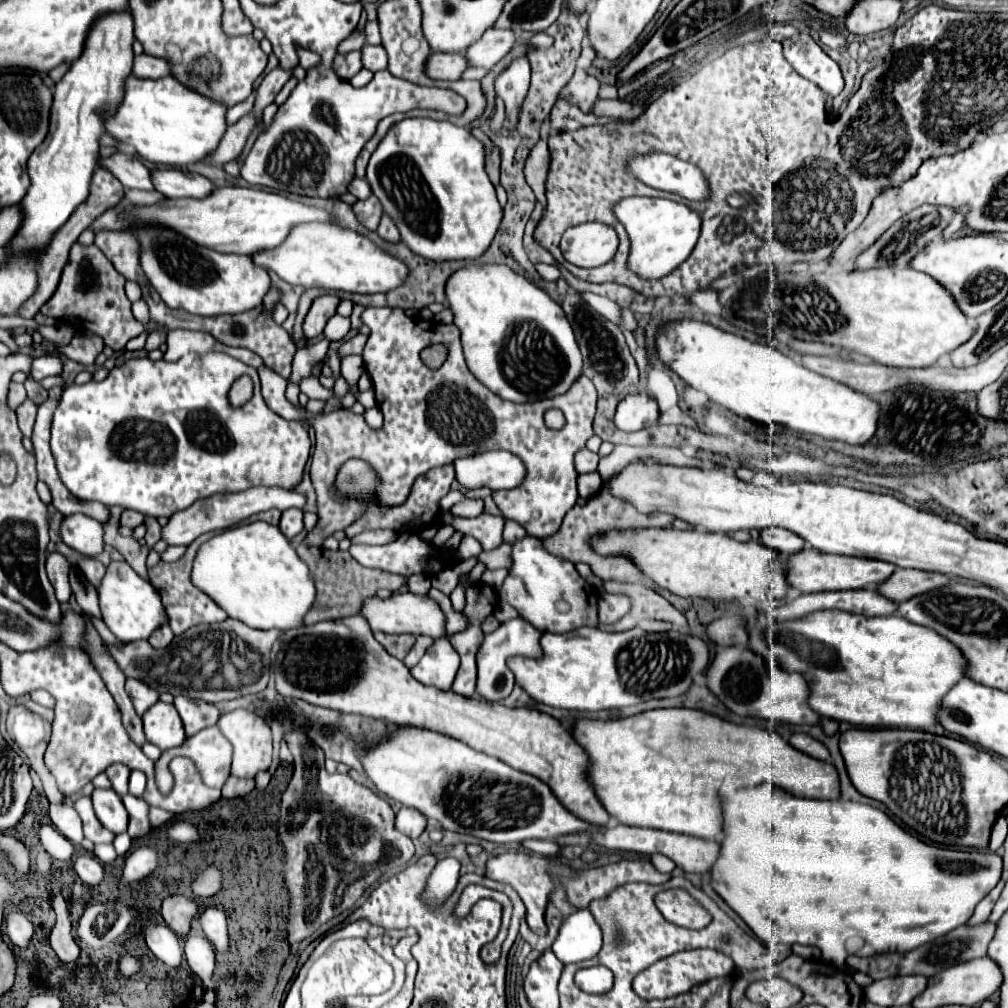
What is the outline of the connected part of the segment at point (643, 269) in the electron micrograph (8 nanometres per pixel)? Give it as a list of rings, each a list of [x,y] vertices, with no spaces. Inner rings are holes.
[[[627,197],[615,205],[615,215],[621,219],[631,239],[629,267],[643,279],[663,277],[673,271],[681,259],[689,257],[699,237],[699,215],[689,207],[669,199]]]

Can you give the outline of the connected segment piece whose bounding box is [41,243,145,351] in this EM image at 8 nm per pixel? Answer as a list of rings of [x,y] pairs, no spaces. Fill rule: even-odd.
[[[75,243],[71,247],[69,261],[63,269],[59,287],[53,297],[41,307],[41,313],[69,323],[79,333],[95,333],[113,351],[121,351],[131,337],[137,337],[145,331],[143,323],[133,317],[131,301],[127,299],[123,287],[123,275],[119,275],[115,267],[111,267],[111,261],[95,245],[85,247]]]

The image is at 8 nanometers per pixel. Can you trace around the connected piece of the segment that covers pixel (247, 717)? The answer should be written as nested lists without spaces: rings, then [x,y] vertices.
[[[235,709],[231,713],[221,715],[217,725],[219,725],[221,733],[233,745],[231,775],[243,777],[243,779],[255,779],[257,773],[269,771],[269,767],[271,767],[271,729],[267,727],[267,723],[259,715],[255,715],[253,711]]]

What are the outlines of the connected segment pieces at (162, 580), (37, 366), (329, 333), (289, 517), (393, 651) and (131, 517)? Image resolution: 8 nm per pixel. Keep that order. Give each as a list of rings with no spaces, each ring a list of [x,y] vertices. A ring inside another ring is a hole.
[[[207,533],[207,535],[201,535],[199,539],[195,539],[195,541],[187,547],[185,555],[183,555],[179,561],[175,561],[175,563],[159,563],[157,567],[149,569],[151,583],[153,583],[153,587],[159,591],[161,599],[163,599],[165,611],[167,611],[167,615],[169,615],[169,625],[171,625],[171,629],[173,629],[175,635],[181,635],[183,631],[187,631],[187,629],[193,627],[193,625],[215,623],[215,621],[227,619],[227,613],[225,613],[211,597],[207,597],[203,591],[199,591],[199,589],[191,583],[191,579],[189,579],[189,575],[191,575],[191,563],[193,563],[193,557],[195,557],[197,549],[199,549],[205,541],[209,541],[213,535],[215,535],[215,533]]]
[[[57,355],[37,357],[33,361],[33,379],[41,381],[41,379],[51,377],[51,375],[61,375],[61,369],[63,369],[63,363],[61,363],[61,359]]]
[[[333,315],[327,321],[327,327],[325,327],[325,337],[327,339],[343,339],[347,333],[349,333],[349,317]]]
[[[287,509],[281,515],[279,529],[287,539],[293,539],[297,533],[303,531],[303,511],[301,509]]]
[[[377,633],[375,639],[385,647],[385,651],[397,659],[405,659],[405,655],[409,653],[409,649],[415,643],[413,635],[385,635],[385,633]]]
[[[127,509],[127,511],[123,511],[123,515],[121,515],[121,525],[127,525],[127,527],[137,527],[137,525],[141,525],[143,523],[143,515],[141,513],[137,513],[137,511],[131,511],[131,509]]]

